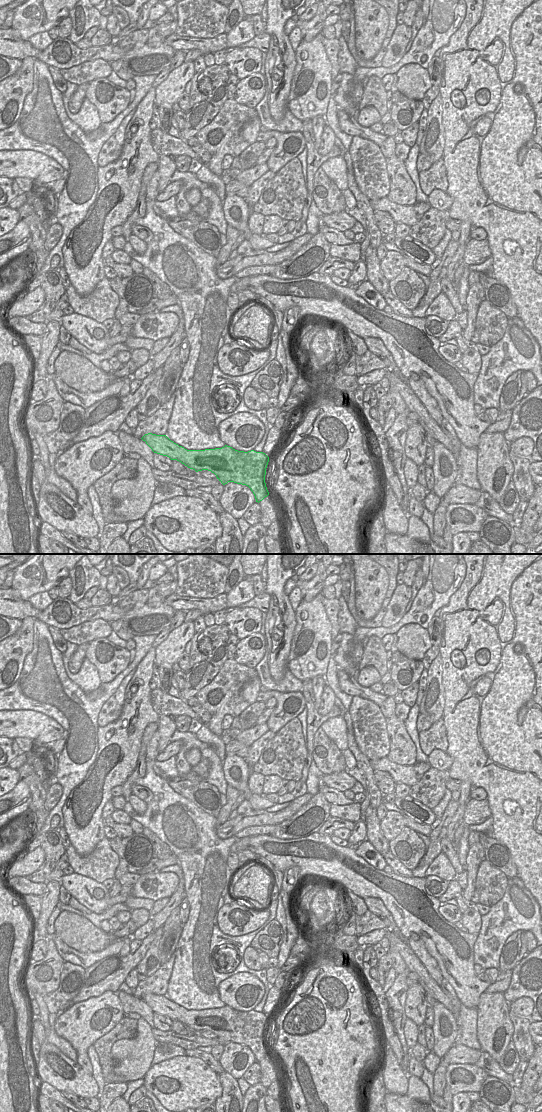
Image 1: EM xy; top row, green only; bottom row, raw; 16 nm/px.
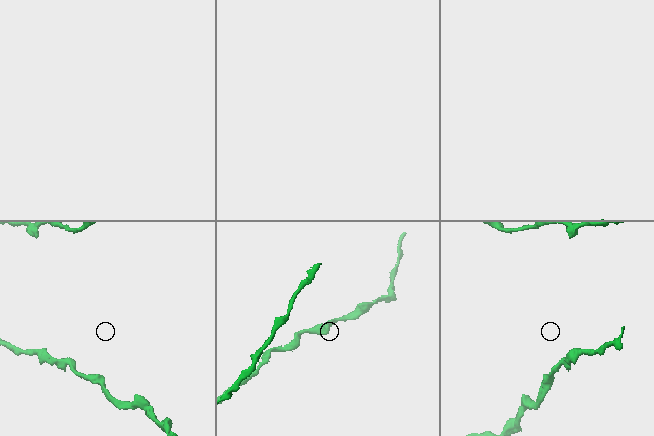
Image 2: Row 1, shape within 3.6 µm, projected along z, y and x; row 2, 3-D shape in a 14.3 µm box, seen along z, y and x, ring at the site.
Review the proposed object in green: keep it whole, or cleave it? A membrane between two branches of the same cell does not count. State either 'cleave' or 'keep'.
keep

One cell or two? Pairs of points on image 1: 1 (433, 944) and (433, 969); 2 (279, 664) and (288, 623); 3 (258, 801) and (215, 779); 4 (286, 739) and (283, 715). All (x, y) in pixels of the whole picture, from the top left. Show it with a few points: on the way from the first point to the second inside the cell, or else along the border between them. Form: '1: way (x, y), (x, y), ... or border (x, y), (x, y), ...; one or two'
1: border (420, 938), (426, 951), (435, 960), (444, 978); two
2: way (279, 654), (285, 645), (288, 633); one
3: border (222, 761), (223, 777), (228, 784); two
4: border (296, 716), (290, 719), (276, 733); two

